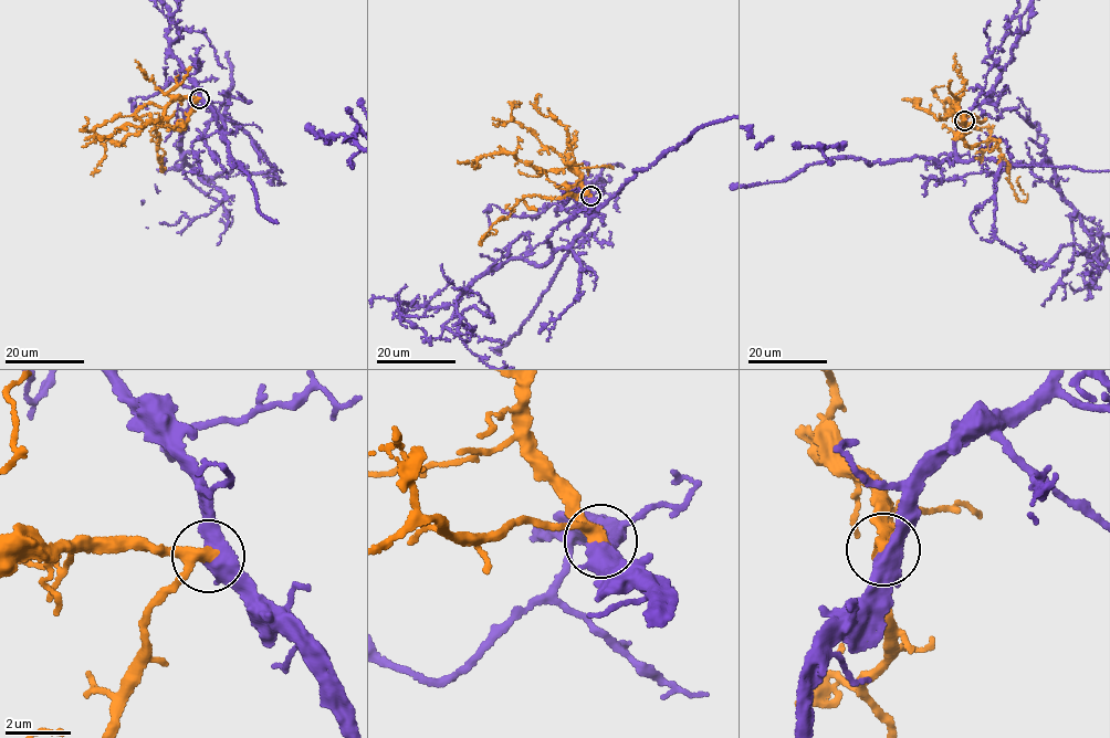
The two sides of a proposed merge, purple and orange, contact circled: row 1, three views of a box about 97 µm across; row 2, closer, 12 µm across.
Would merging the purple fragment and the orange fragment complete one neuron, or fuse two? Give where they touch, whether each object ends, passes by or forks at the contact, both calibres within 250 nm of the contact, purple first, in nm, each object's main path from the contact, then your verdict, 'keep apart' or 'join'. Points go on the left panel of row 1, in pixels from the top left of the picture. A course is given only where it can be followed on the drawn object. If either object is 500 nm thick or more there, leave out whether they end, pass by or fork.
at (199, 98); purple passes by; orange passes by; 400 nm thick on the purple side, 320 nm on the other; orange runs (199, 98), (176, 99), (164, 116), (121, 143), (97, 135), (105, 147), (103, 159), (93, 170), (100, 170); join

